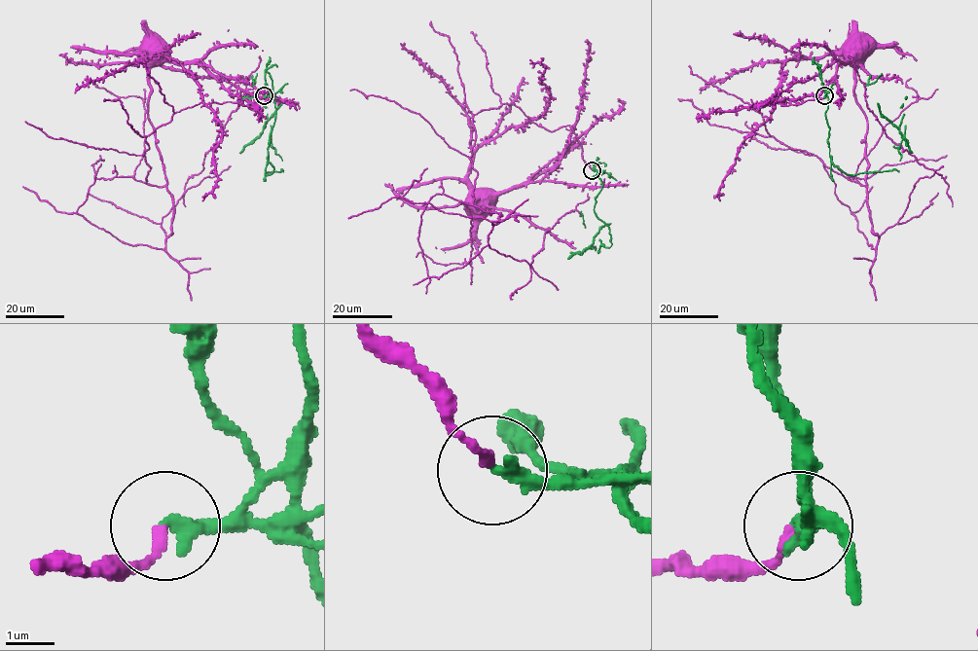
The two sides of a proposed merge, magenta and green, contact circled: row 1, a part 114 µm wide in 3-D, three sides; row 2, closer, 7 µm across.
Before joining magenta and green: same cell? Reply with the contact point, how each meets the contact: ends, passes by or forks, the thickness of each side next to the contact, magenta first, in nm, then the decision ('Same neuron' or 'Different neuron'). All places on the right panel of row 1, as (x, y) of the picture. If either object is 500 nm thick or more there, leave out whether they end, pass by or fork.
Place: (824, 95). At the ring magenta ends. At the ring green ends. Thickness 170 nm (magenta) against 280 nm. Different neuron

